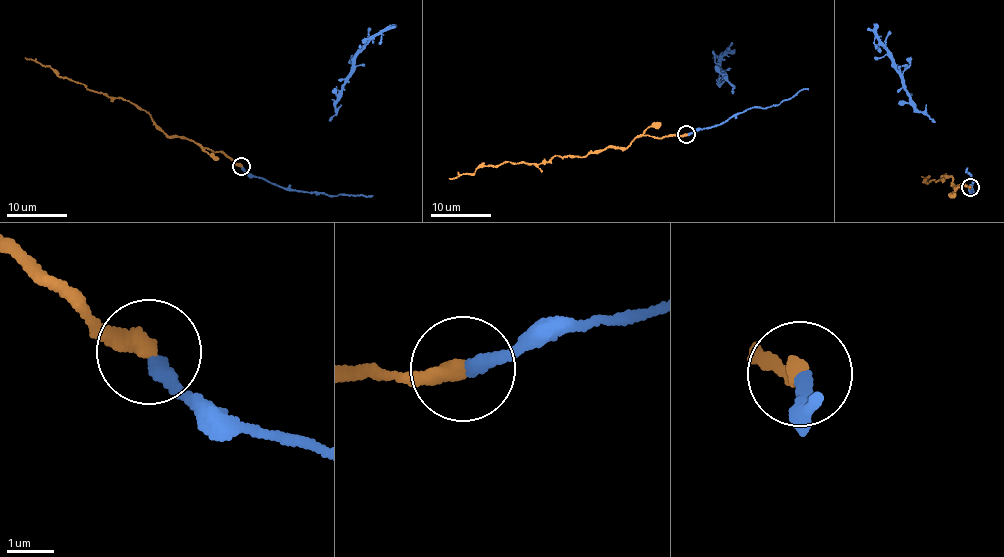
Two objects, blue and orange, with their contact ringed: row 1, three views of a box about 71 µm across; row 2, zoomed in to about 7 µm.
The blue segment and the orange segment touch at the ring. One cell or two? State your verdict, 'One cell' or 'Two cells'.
One cell

